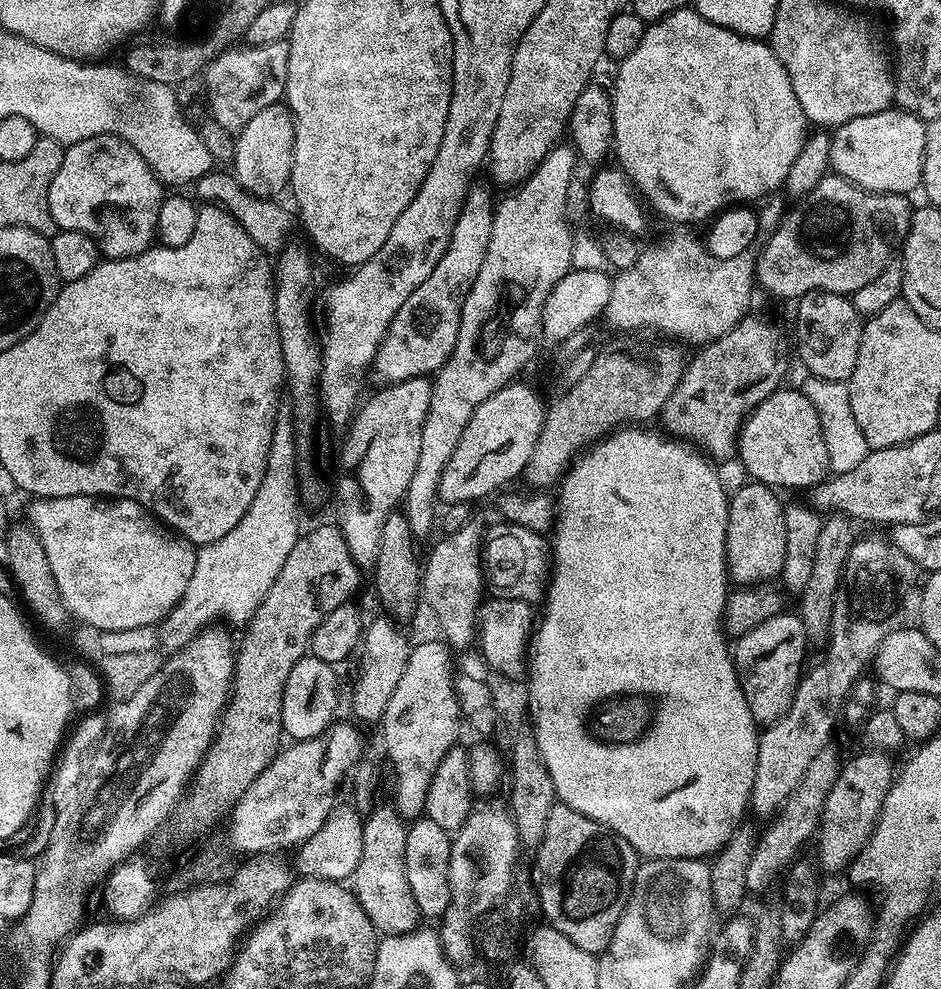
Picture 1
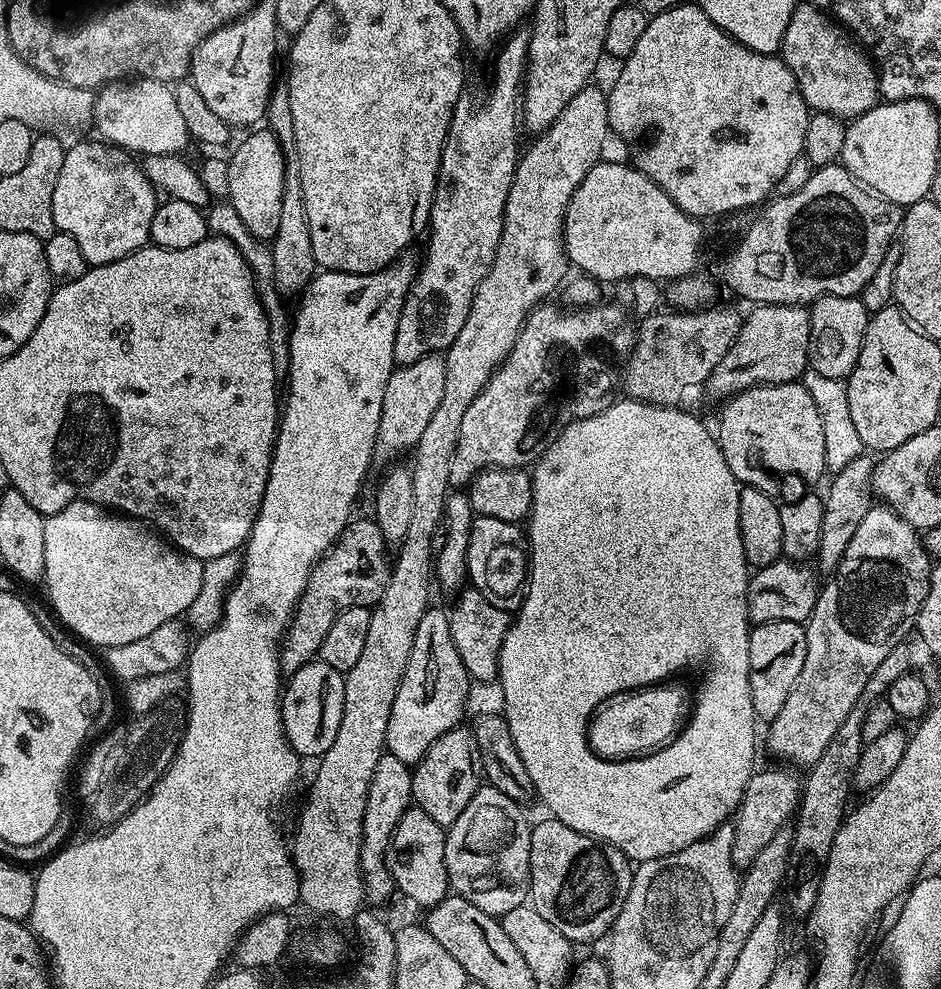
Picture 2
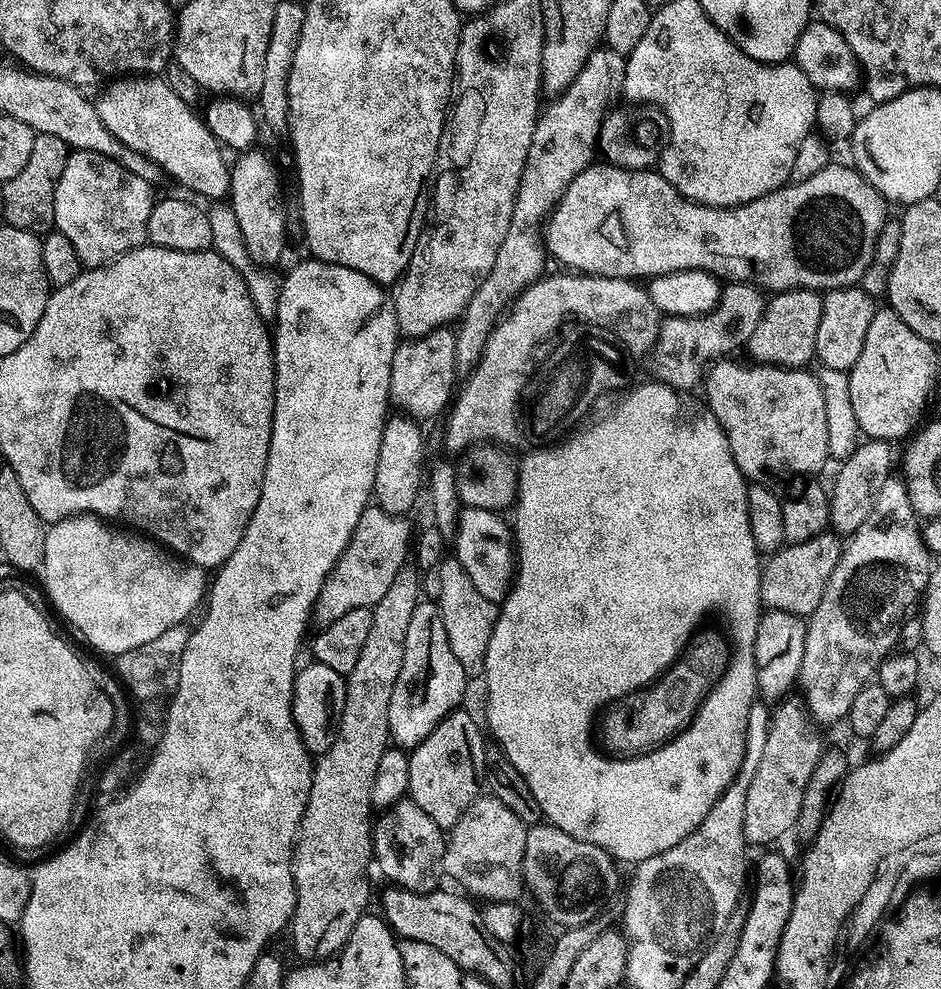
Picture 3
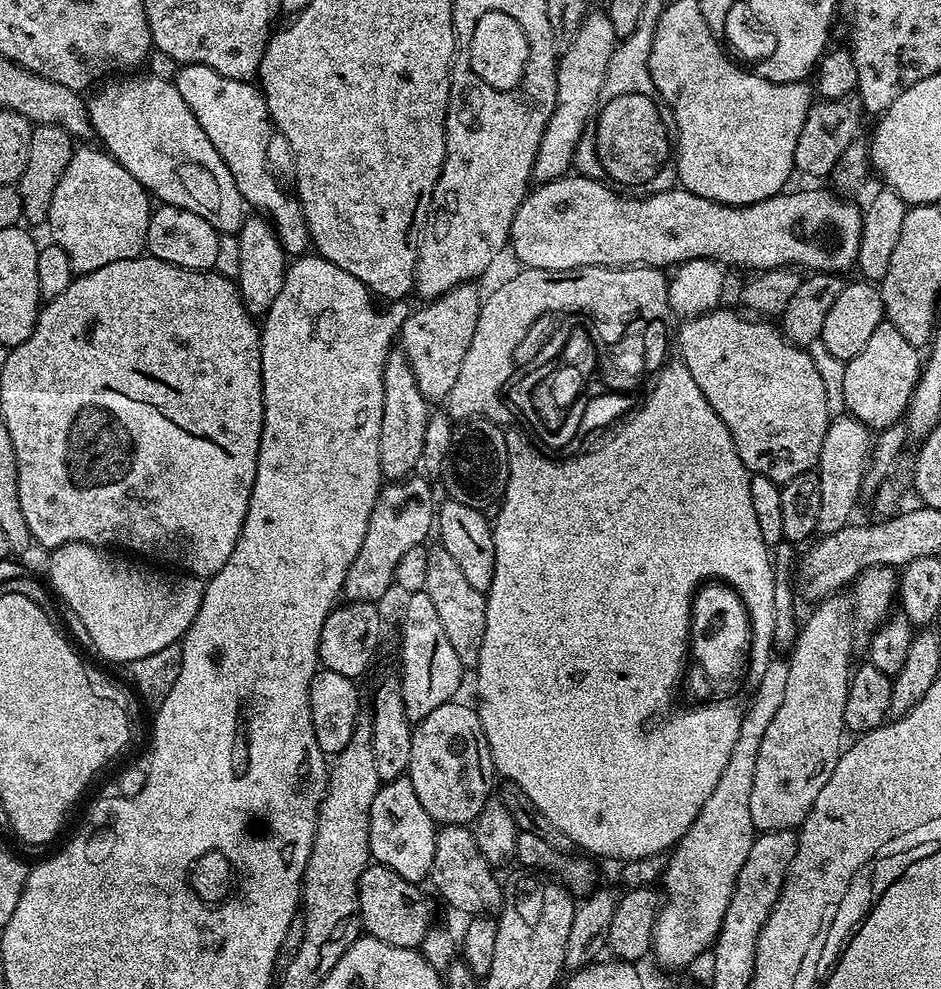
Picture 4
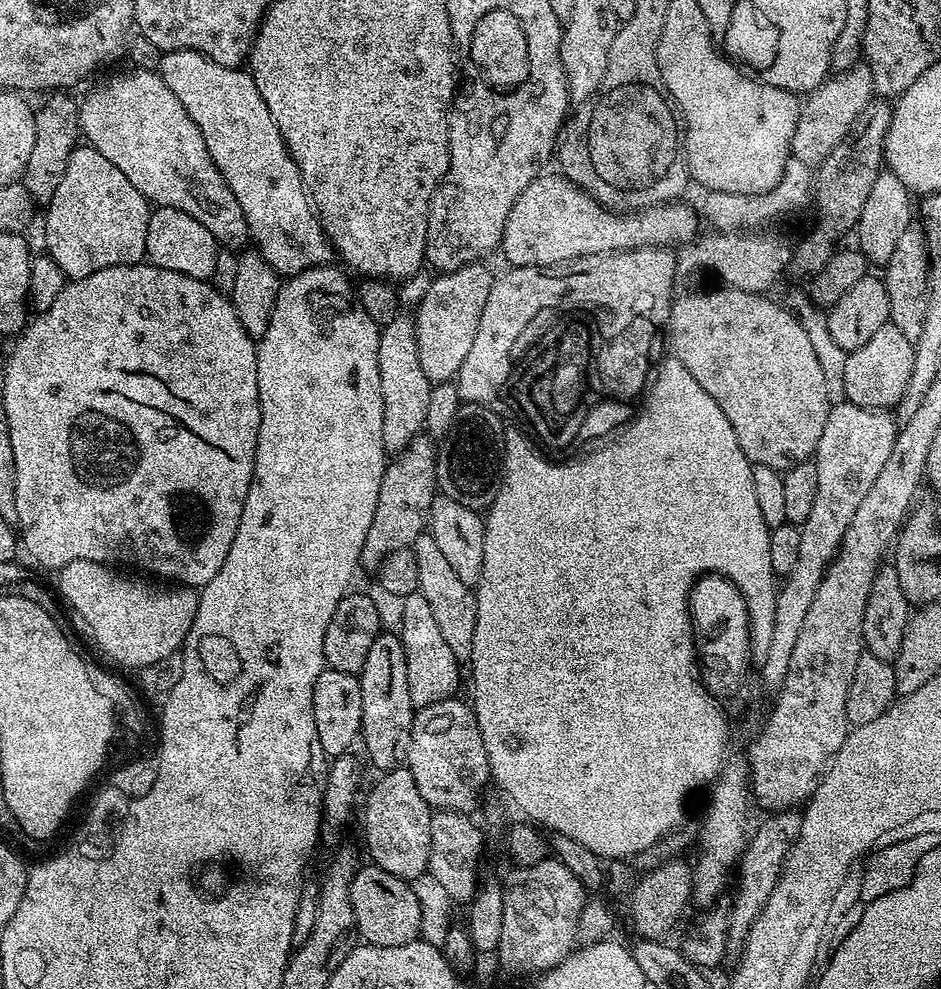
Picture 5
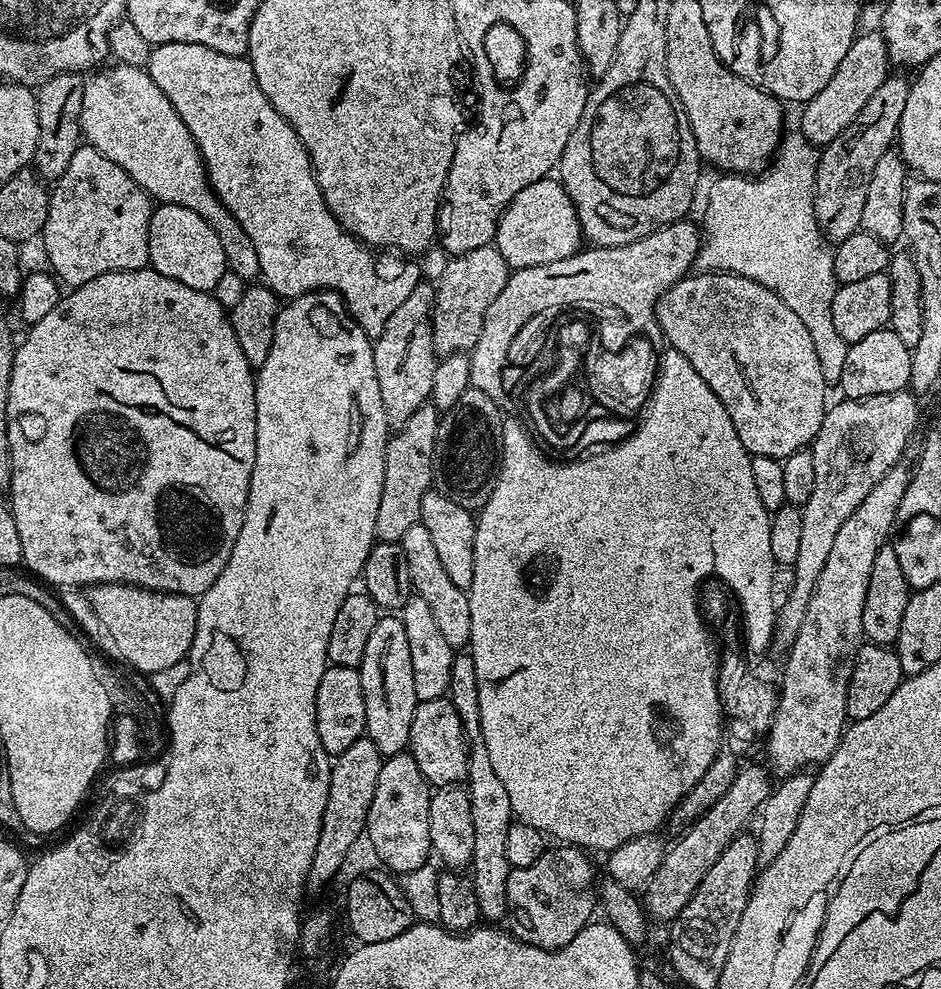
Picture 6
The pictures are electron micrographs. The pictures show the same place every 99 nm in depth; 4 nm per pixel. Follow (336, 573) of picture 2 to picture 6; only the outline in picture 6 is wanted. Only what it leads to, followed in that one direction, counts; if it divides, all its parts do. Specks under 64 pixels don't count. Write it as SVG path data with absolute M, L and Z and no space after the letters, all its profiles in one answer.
M431 402L423 404L410 416L401 428L395 429L388 437L386 454L384 455L384 481L382 482L382 498L378 502L378 518L376 519L376 540L398 542L410 530L410 526L420 523L422 498L433 487L432 459L436 449L436 431L440 425L441 413Z

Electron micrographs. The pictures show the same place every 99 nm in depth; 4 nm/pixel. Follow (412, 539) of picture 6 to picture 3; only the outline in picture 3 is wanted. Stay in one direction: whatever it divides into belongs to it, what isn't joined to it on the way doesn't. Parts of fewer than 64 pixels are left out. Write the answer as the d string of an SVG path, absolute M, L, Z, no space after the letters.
M444 558L434 572L436 577L436 592L434 602L440 607L442 626L446 626L446 638L450 642L450 650L454 650L454 658L458 658L462 670L470 678L480 678L484 675L486 662L486 646L490 646L490 634L494 634L497 601L482 598L478 590L474 590L474 582L462 570L462 566L454 558Z

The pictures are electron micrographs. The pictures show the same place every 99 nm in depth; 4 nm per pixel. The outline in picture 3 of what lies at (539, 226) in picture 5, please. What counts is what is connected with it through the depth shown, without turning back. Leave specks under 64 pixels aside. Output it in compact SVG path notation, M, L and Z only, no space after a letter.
M607 162L593 163L574 182L568 184L566 194L556 204L555 210L548 215L542 228L542 244L547 255L552 256L560 264L565 264L565 269L575 270L586 276L601 276L602 278L618 278L619 280L636 280L640 276L653 278L660 275L674 274L678 271L706 271L710 275L724 282L743 282L755 284L761 290L769 293L789 292L795 288L810 288L813 290L831 290L834 288L850 288L859 285L866 266L870 266L874 246L878 242L878 234L882 230L885 221L890 218L889 205L870 182L866 182L855 167L847 163L828 163L825 168L818 170L814 178L806 178L789 182L782 188L776 188L770 194L766 194L757 200L751 200L745 204L737 204L735 208L711 208L708 204L696 204L693 200L687 200L666 178L656 170L629 170L617 168L615 164Z

